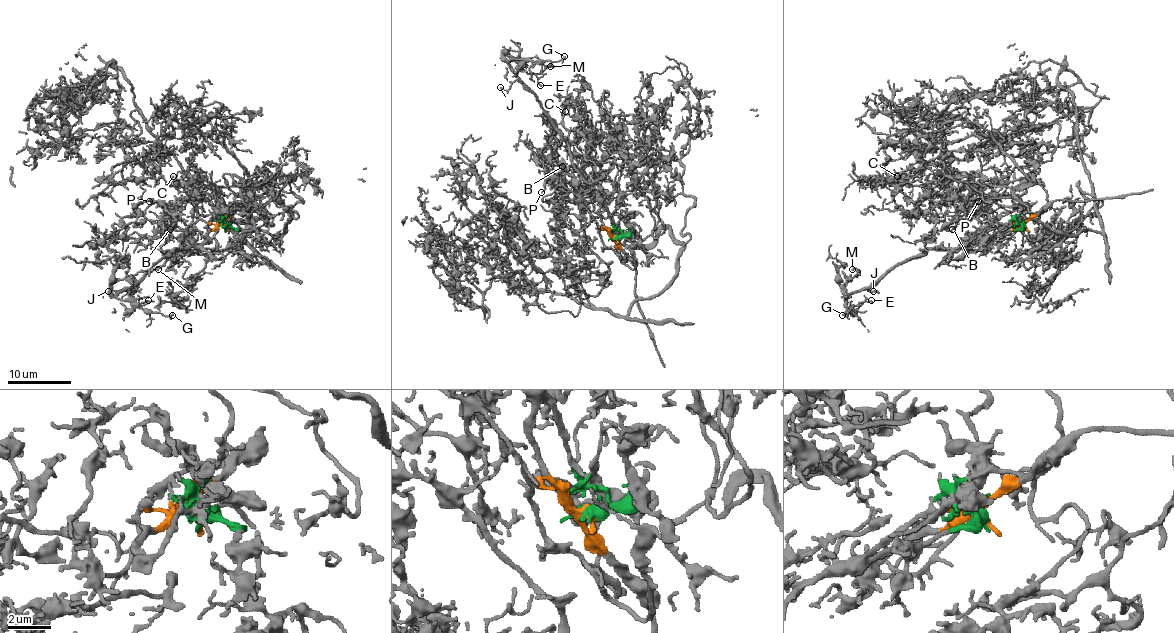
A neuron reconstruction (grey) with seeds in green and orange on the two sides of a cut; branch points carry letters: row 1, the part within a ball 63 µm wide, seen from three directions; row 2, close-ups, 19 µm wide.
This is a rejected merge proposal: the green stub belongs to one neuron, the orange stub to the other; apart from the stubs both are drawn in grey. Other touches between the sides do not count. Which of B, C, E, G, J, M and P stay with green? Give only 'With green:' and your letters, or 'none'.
With green: B, C, P

